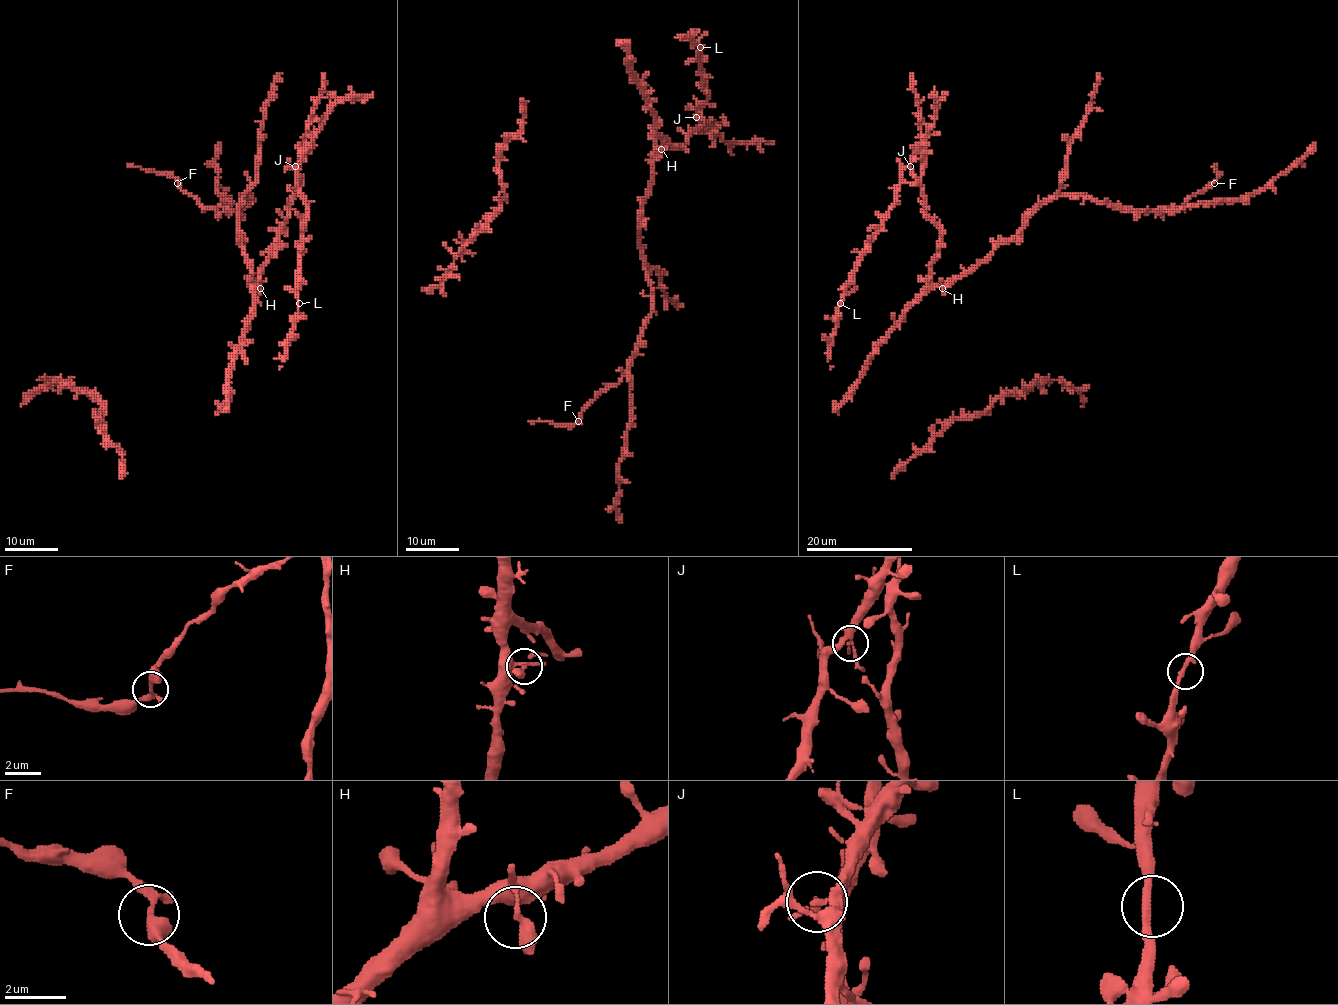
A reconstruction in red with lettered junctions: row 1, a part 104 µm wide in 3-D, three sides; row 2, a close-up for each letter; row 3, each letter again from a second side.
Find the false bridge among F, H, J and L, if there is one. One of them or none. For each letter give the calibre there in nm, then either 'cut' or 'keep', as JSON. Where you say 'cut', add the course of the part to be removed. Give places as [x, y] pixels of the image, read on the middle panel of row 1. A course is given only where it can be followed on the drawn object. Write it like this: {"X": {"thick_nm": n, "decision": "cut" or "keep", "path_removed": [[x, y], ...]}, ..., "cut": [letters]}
{"F": {"thick_nm": 240, "decision": "keep"}, "H": {"thick_nm": 200, "decision": "keep"}, "J": {"thick_nm": 180, "decision": "keep"}, "L": {"thick_nm": 240, "decision": "keep"}, "cut": []}

